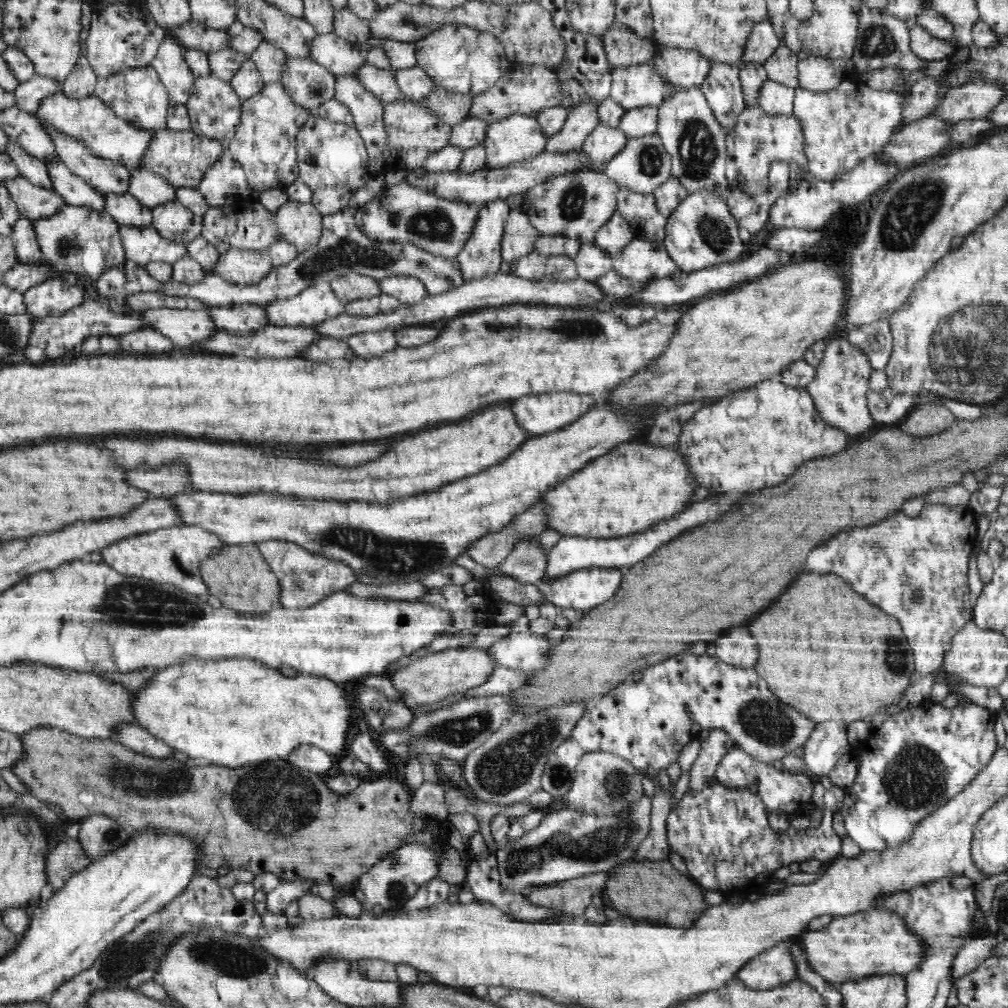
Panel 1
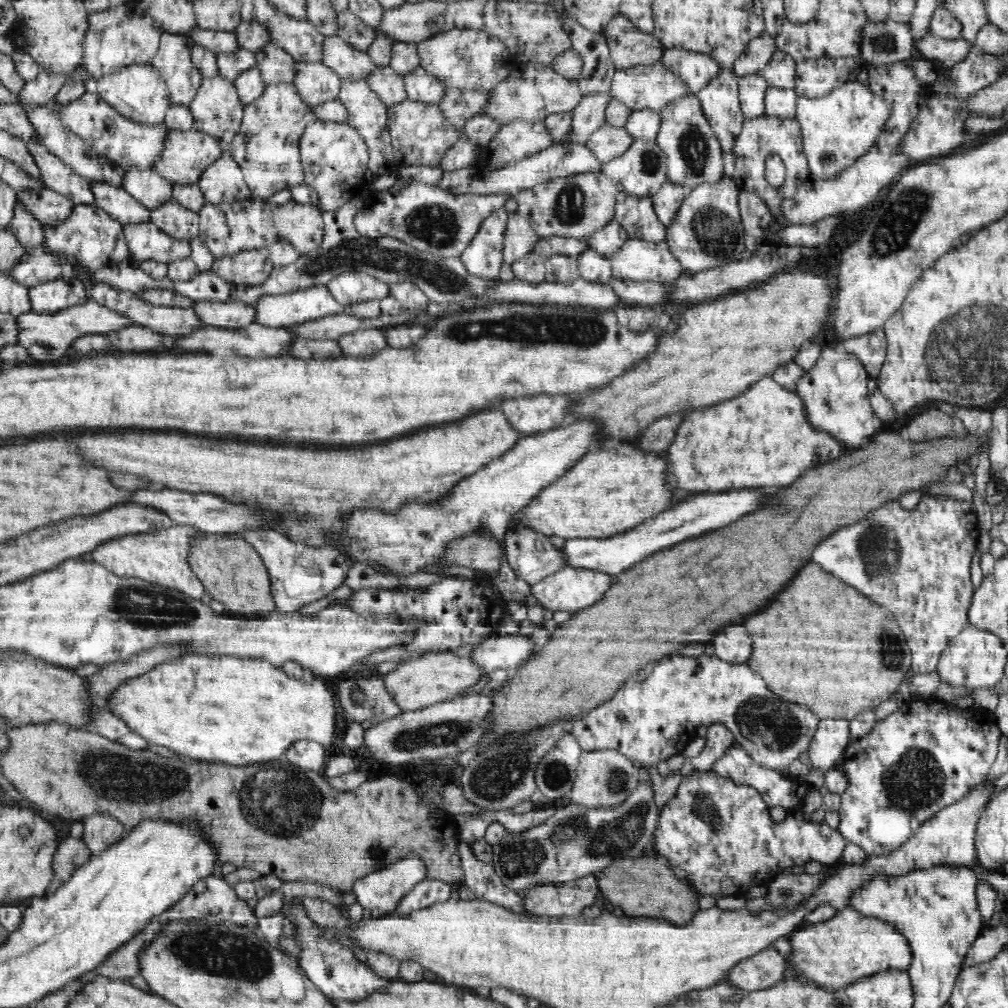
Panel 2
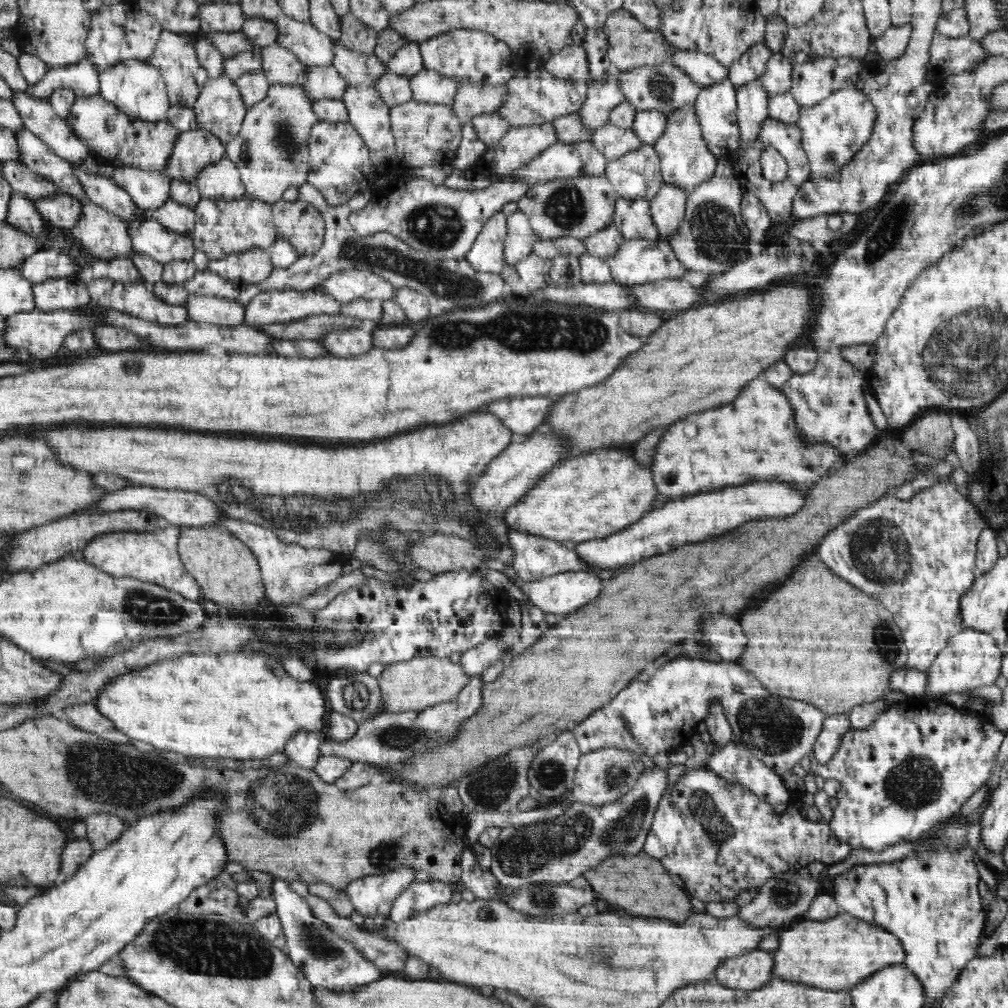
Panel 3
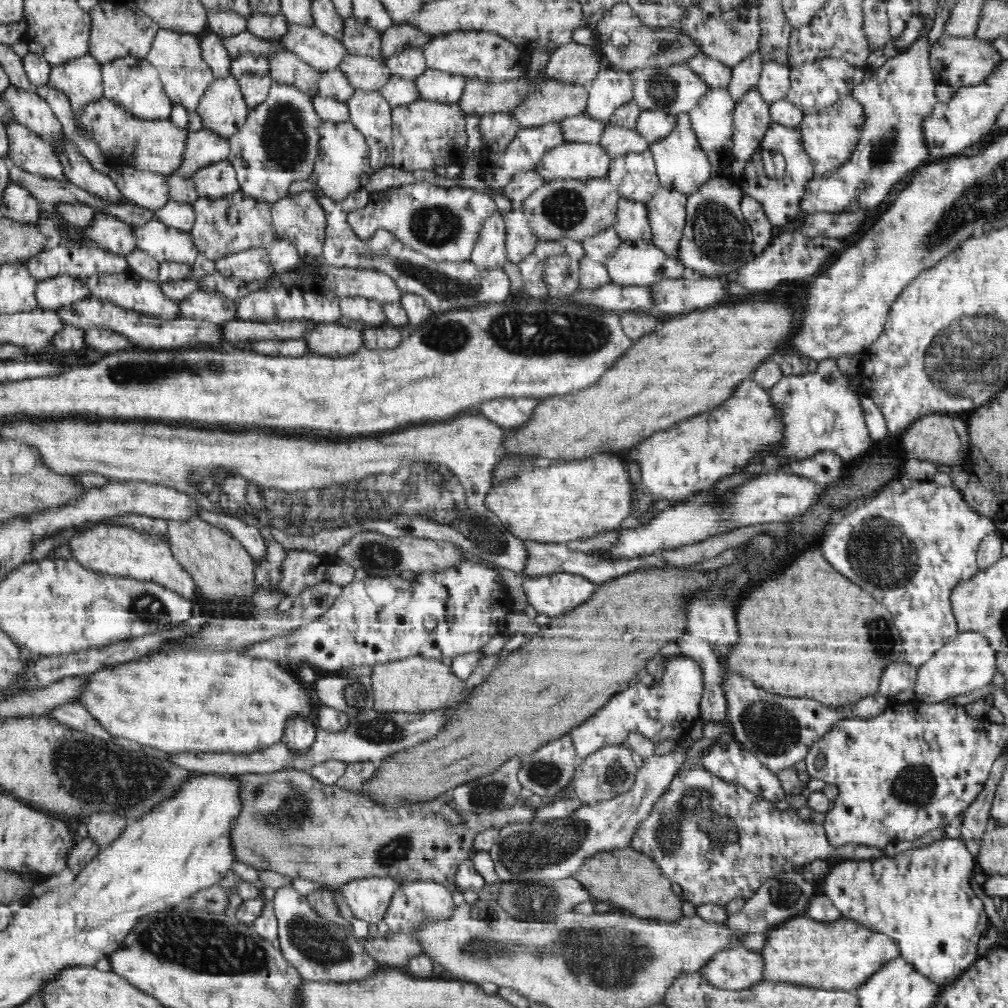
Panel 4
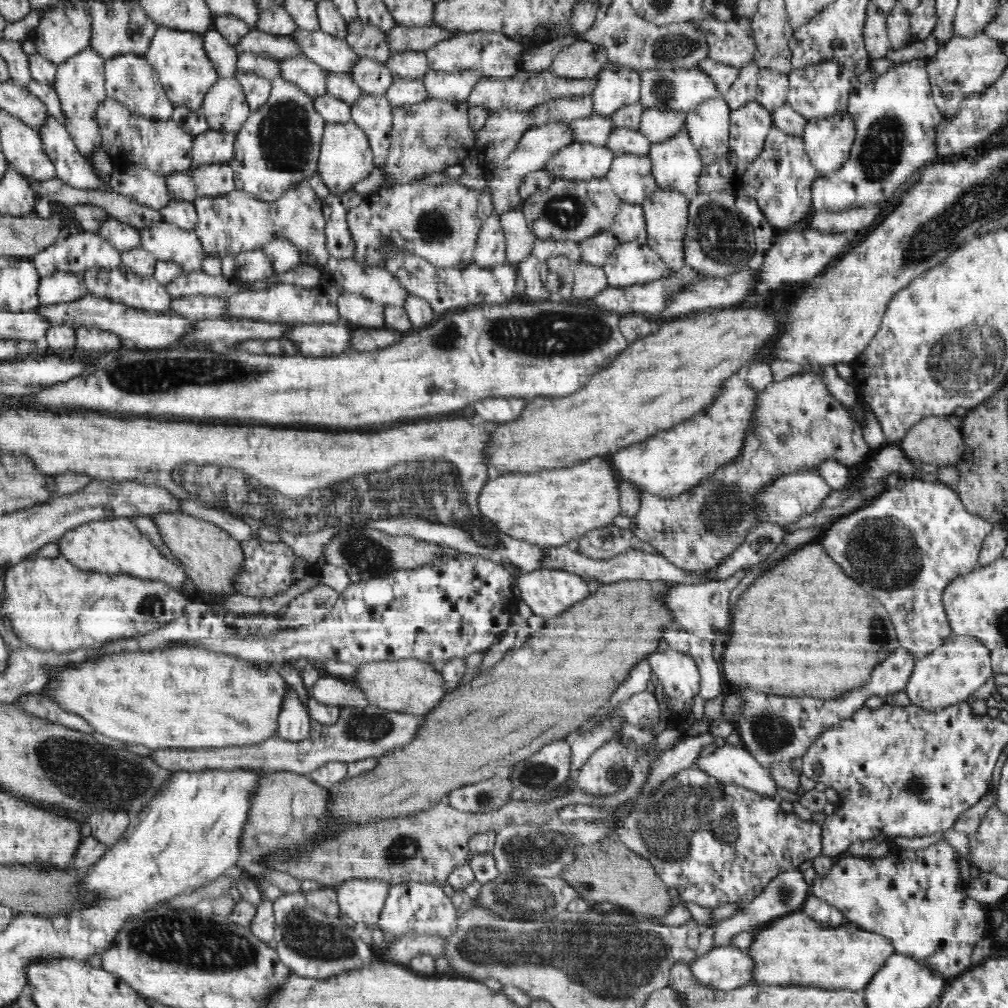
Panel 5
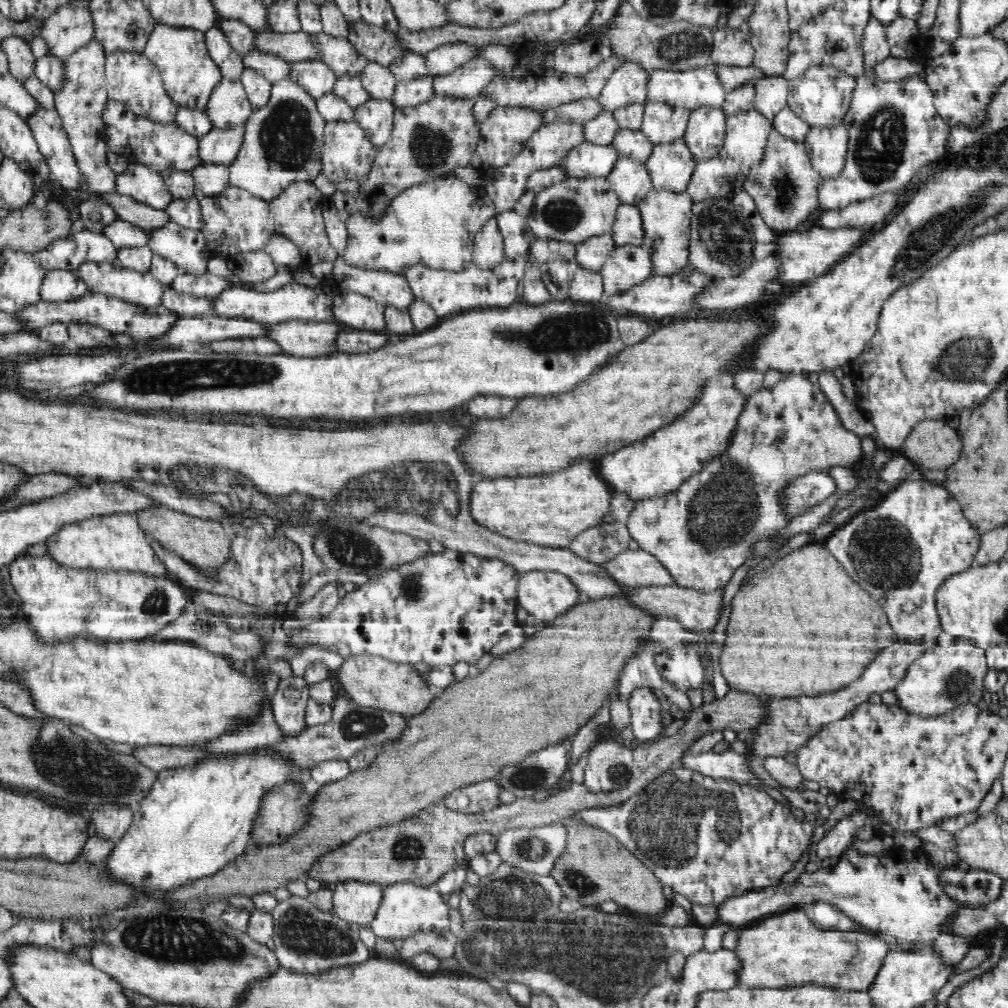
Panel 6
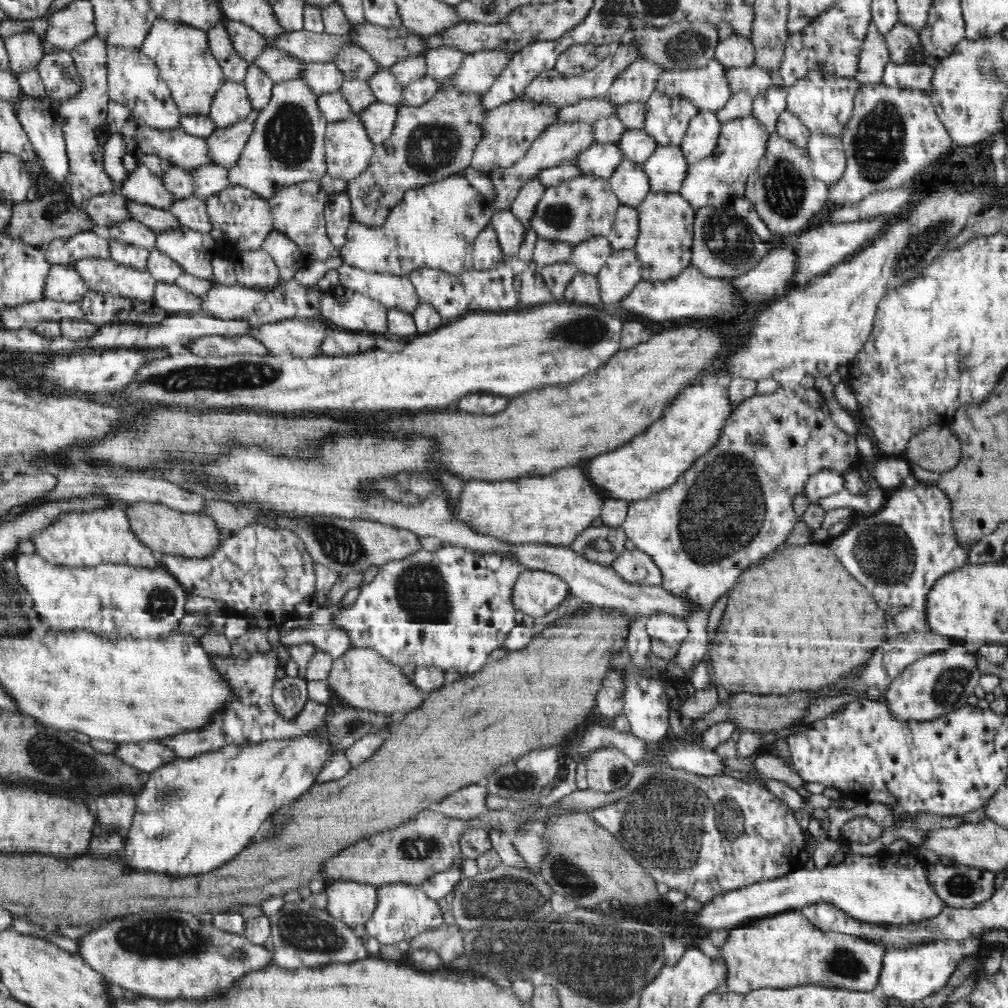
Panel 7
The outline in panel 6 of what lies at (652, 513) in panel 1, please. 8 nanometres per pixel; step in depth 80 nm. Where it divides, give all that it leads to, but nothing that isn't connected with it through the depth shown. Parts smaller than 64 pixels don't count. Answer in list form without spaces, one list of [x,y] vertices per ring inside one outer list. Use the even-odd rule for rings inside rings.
[[[576,462],[554,474],[480,480],[473,488],[470,508],[473,520],[502,536],[543,547],[564,548],[570,546],[575,536],[598,525],[609,514],[613,495],[608,481],[600,480],[594,464]]]

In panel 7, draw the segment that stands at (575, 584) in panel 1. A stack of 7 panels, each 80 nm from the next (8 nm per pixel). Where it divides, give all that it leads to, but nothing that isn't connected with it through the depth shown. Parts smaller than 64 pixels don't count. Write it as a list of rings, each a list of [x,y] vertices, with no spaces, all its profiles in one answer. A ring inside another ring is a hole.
[[[524,569],[513,586],[513,603],[516,609],[535,619],[558,608],[568,593],[568,584],[560,576]]]

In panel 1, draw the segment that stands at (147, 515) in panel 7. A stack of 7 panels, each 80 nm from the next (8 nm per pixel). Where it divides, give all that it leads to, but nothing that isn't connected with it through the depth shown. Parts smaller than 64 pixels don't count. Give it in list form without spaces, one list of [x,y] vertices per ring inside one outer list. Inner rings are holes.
[[[226,544],[216,555],[200,564],[201,576],[209,590],[224,608],[244,614],[263,614],[281,606],[281,588],[271,566],[256,545]]]

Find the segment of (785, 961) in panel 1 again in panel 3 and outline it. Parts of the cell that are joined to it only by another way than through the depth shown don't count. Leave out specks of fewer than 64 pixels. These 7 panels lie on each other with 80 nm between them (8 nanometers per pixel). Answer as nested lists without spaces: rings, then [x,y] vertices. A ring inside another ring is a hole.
[[[754,949],[744,955],[726,959],[714,973],[714,982],[728,989],[758,990],[775,978],[772,951]]]

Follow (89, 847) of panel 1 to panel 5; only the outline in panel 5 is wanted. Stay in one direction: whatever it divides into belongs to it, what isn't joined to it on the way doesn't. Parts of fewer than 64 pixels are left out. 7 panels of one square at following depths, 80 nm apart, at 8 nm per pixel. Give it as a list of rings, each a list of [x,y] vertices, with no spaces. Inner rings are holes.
[[[104,812],[87,816],[87,823],[92,828],[92,837],[106,846],[112,846],[123,838],[132,815],[126,812]]]

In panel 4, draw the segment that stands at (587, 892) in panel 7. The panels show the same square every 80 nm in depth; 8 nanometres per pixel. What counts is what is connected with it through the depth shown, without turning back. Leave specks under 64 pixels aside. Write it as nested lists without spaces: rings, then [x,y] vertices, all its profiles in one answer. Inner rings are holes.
[[[631,848],[600,851],[596,856],[586,859],[573,874],[573,878],[588,890],[593,901],[604,900],[609,904],[615,904],[617,907],[629,910],[633,916],[672,922],[677,922],[680,918],[676,904],[682,906],[682,898],[668,898],[672,892],[672,886],[664,878],[658,863]]]

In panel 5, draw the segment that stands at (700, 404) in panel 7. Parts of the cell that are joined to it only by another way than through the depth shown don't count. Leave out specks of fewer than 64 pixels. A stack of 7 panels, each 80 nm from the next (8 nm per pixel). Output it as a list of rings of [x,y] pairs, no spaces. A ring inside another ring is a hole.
[[[746,372],[730,376],[730,380],[726,380],[726,388],[721,388],[717,398],[696,415],[611,455],[610,462],[617,476],[621,476],[621,481],[667,499],[698,486],[718,467],[738,458],[744,448],[746,432],[751,427],[758,394],[750,388],[744,376]]]

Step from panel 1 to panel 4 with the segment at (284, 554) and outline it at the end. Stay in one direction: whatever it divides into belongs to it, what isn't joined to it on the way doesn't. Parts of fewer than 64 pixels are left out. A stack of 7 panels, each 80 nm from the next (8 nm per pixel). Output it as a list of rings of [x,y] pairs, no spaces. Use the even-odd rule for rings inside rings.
[[[204,509],[200,512],[200,518],[230,533],[238,542],[241,542],[254,560],[265,559],[266,540],[256,525],[247,524],[239,517],[226,516],[225,513],[213,513]],[[286,548],[286,558],[282,562],[281,582],[267,591],[285,592],[287,596],[297,597],[305,588],[327,580],[328,566],[336,563],[336,557],[316,554],[308,550]]]

